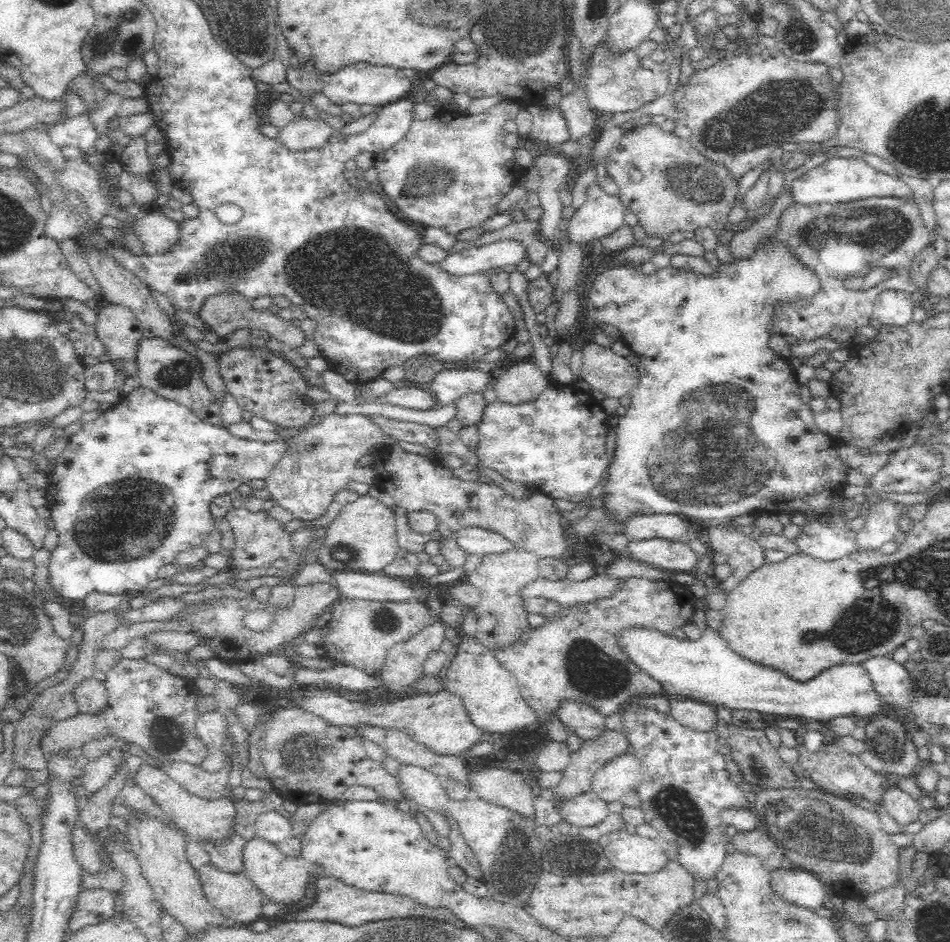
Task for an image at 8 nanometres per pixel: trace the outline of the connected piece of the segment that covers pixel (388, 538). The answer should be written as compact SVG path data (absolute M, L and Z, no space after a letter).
M368 493L340 510L336 518L326 526L325 537L314 557L318 557L315 562L332 572L382 573L382 567L391 564L400 550L395 512Z

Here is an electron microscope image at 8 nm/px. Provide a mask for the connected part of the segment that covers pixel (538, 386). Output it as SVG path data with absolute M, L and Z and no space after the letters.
M524 359L508 370L498 372L493 388L497 400L518 406L536 400L549 387L550 382L532 359Z

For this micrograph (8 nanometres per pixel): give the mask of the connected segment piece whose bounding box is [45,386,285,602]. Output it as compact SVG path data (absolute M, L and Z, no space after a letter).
M139 386L108 408L104 414L91 422L83 423L82 428L67 442L64 450L55 458L54 470L48 474L46 486L47 507L51 519L56 523L59 541L56 549L51 552L48 566L50 586L60 593L64 602L83 600L88 594L103 593L114 595L141 594L150 584L158 584L158 572L162 566L173 564L175 557L184 550L201 546L203 541L215 530L216 520L210 509L210 502L221 497L250 480L264 480L270 476L281 454L285 451L281 442L260 442L234 436L226 426L216 426L188 410L183 404L161 397L151 390Z

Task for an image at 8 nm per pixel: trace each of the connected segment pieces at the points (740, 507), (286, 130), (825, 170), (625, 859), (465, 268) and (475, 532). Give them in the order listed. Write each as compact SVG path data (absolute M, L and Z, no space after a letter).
M763 243L760 244L754 258L750 258L750 260L734 258L734 261L730 263L720 262L715 271L717 275L710 276L668 266L656 269L650 274L644 274L637 267L616 266L599 269L599 274L594 276L591 284L584 289L583 303L586 308L584 324L590 328L596 327L596 329L602 328L602 326L614 326L620 332L620 340L640 358L640 364L637 366L639 379L630 393L630 406L621 411L621 417L614 427L616 432L614 456L608 465L608 474L606 474L604 492L602 492L602 509L606 511L606 519L626 524L633 517L650 517L656 514L684 515L704 529L722 528L741 532L741 526L736 524L737 519L750 515L754 510L769 510L776 515L780 515L782 512L791 516L798 514L808 517L806 523L800 526L801 534L795 540L791 540L800 553L822 561L836 561L849 556L856 550L857 533L849 530L848 522L844 520L843 514L839 514L834 503L837 503L838 498L843 496L842 488L851 468L841 461L834 452L837 448L836 443L816 426L815 413L800 397L800 384L789 360L778 357L767 345L772 328L773 306L780 301L793 301L816 294L819 289L818 279L809 270L803 268L783 246L767 248L767 246L763 246Z
M300 116L283 126L277 138L290 150L308 150L324 146L334 134L336 132L329 122Z
M829 155L826 162L801 175L789 184L794 202L802 204L852 202L870 197L896 197L914 199L914 192L894 176L875 170L861 158L836 157Z
M616 830L602 835L598 842L613 868L625 873L657 873L670 861L658 838Z
M502 239L450 254L444 262L438 262L438 265L449 273L465 275L520 264L524 258L526 245L521 240Z
M468 526L461 529L454 536L458 546L468 554L481 554L509 552L515 545L498 532L485 530L478 526Z

